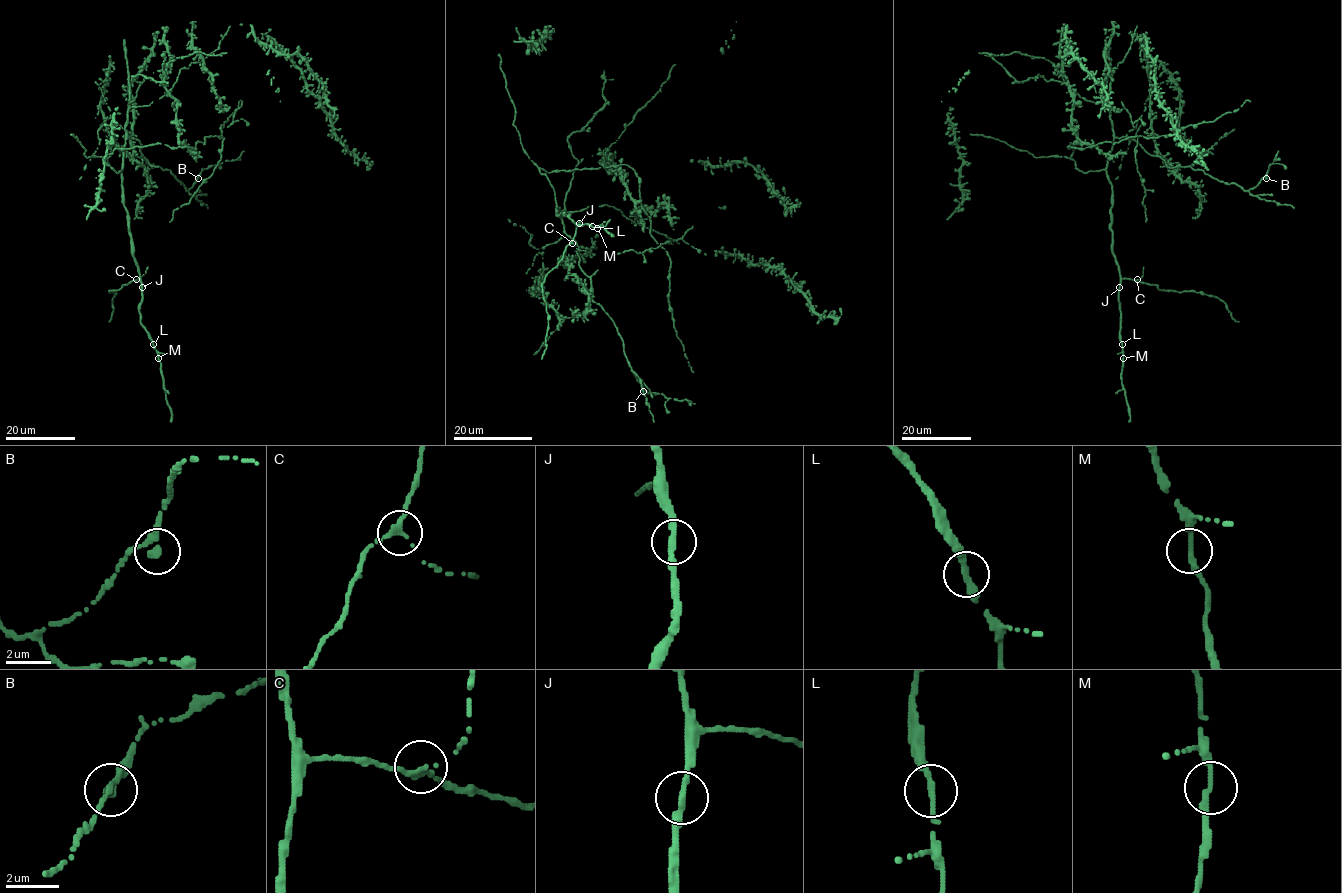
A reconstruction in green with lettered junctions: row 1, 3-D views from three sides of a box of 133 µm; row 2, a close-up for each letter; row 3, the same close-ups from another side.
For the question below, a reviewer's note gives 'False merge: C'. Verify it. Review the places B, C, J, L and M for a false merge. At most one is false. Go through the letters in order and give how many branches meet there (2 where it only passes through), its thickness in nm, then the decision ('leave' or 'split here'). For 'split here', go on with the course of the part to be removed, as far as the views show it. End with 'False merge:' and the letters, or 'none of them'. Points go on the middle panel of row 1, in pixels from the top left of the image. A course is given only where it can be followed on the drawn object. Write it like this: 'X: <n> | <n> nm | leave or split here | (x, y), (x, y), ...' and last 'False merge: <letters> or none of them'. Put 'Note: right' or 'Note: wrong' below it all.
B: 2 | 240 nm | leave
C: 2 | 260 nm | leave
J: 2 | 280 nm | leave
L: 2 | 260 nm | leave
M: 2 | 260 nm | leave
False merge: none of them
Note: wrong

